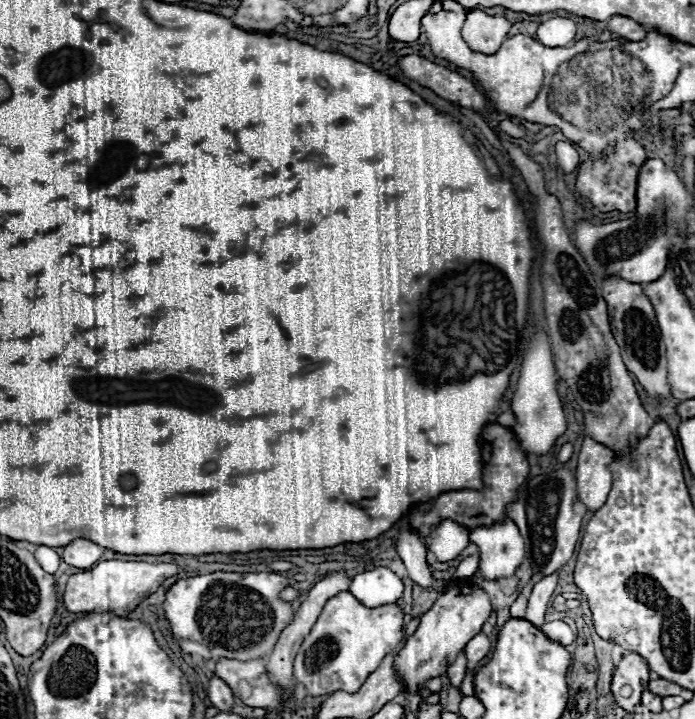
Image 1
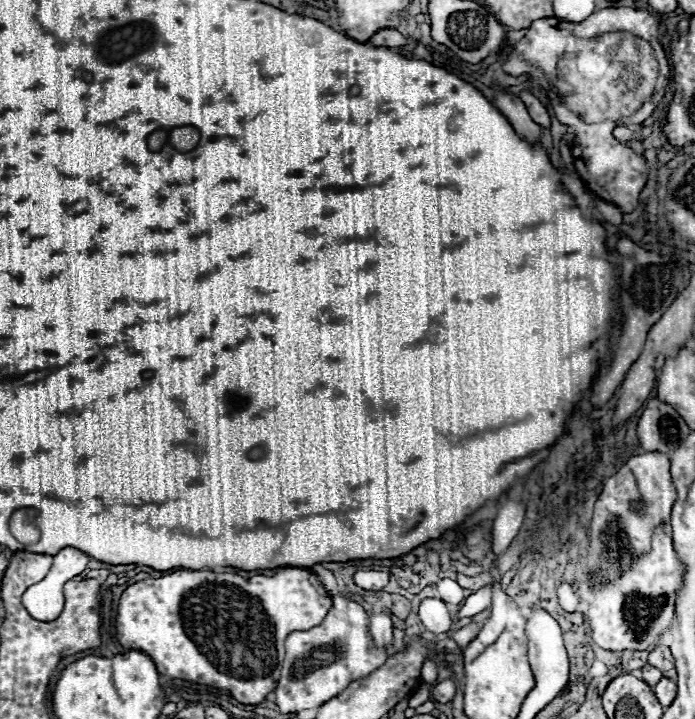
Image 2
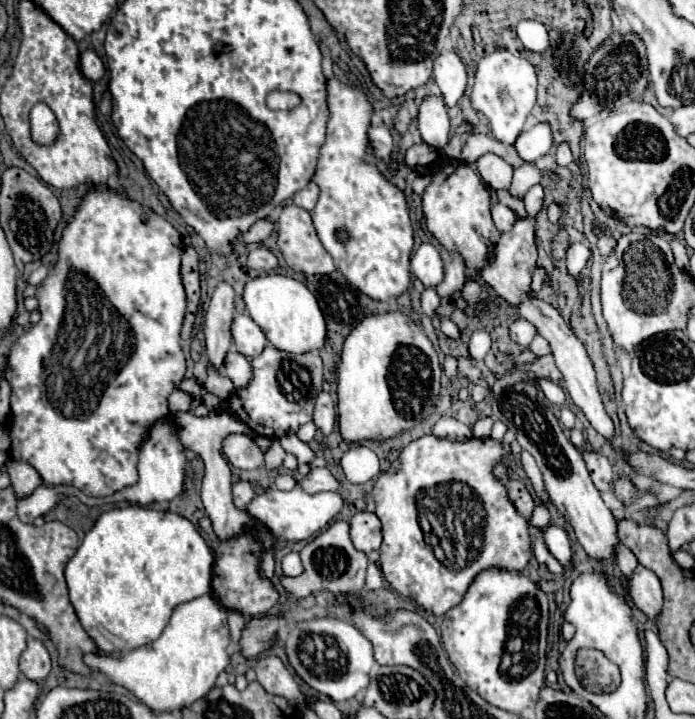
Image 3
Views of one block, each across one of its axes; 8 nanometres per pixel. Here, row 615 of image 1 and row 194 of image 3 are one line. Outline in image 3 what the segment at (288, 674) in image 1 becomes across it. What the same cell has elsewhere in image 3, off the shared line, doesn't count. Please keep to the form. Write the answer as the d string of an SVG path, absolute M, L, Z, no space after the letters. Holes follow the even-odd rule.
M310 182L306 188L302 188L298 194L294 194L294 204L306 208L308 212L316 206L318 202L318 186L314 182Z

